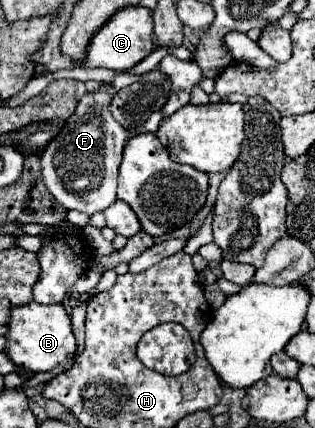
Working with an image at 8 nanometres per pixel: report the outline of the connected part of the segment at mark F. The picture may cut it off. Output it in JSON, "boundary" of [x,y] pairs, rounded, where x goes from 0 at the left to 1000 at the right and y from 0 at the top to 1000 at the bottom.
{"boundary":[[[365,168],[359,192],[321,201],[314,210],[276,215],[251,234],[238,266],[206,285],[200,304],[130,355],[137,425],[175,467],[213,491],[251,491],[289,505],[302,495],[327,495],[371,467],[371,397],[390,369],[403,313],[352,271],[346,243],[384,206],[444,185],[444,175]]]}

